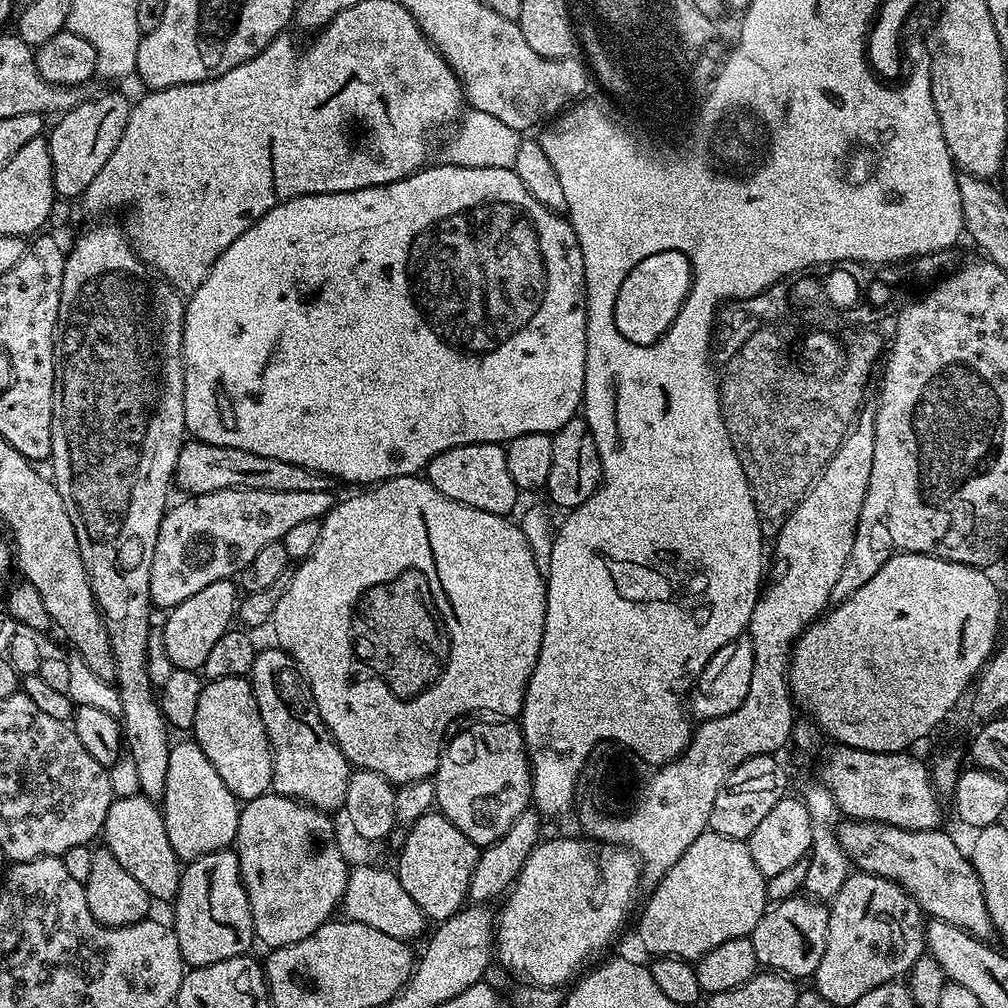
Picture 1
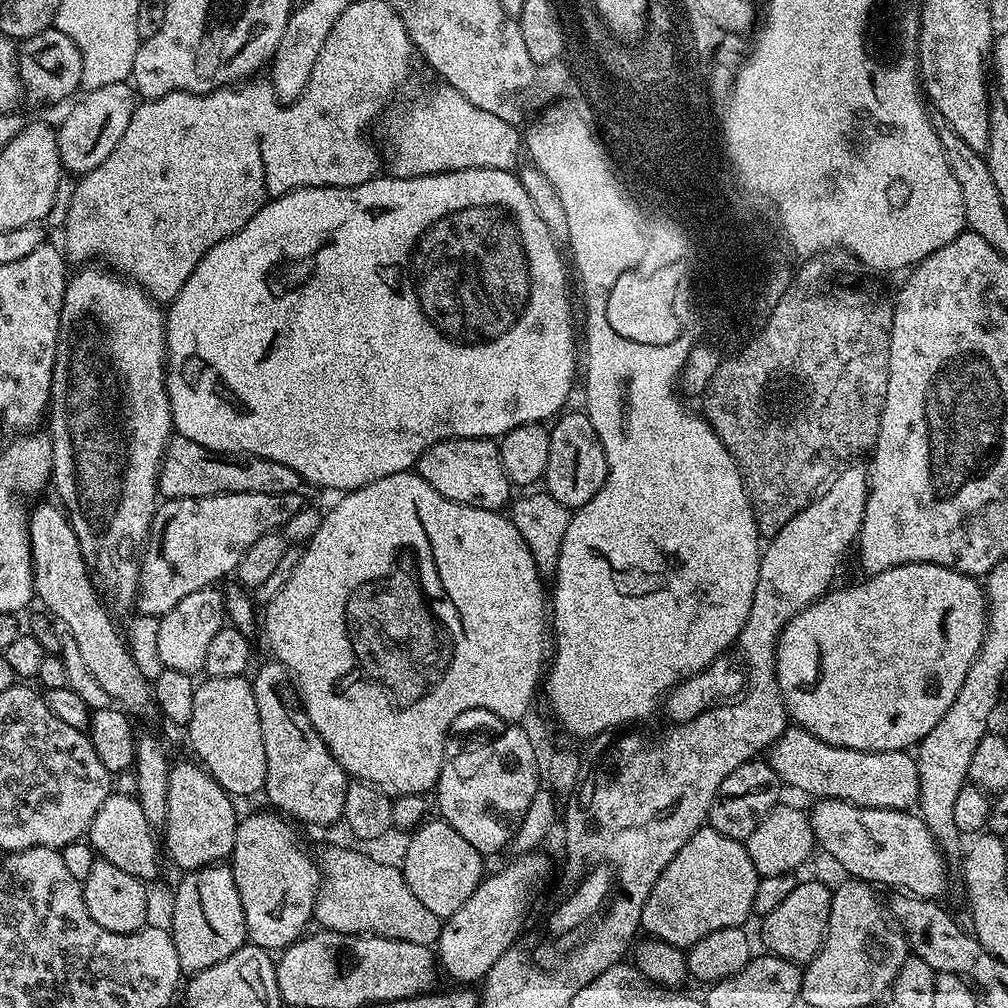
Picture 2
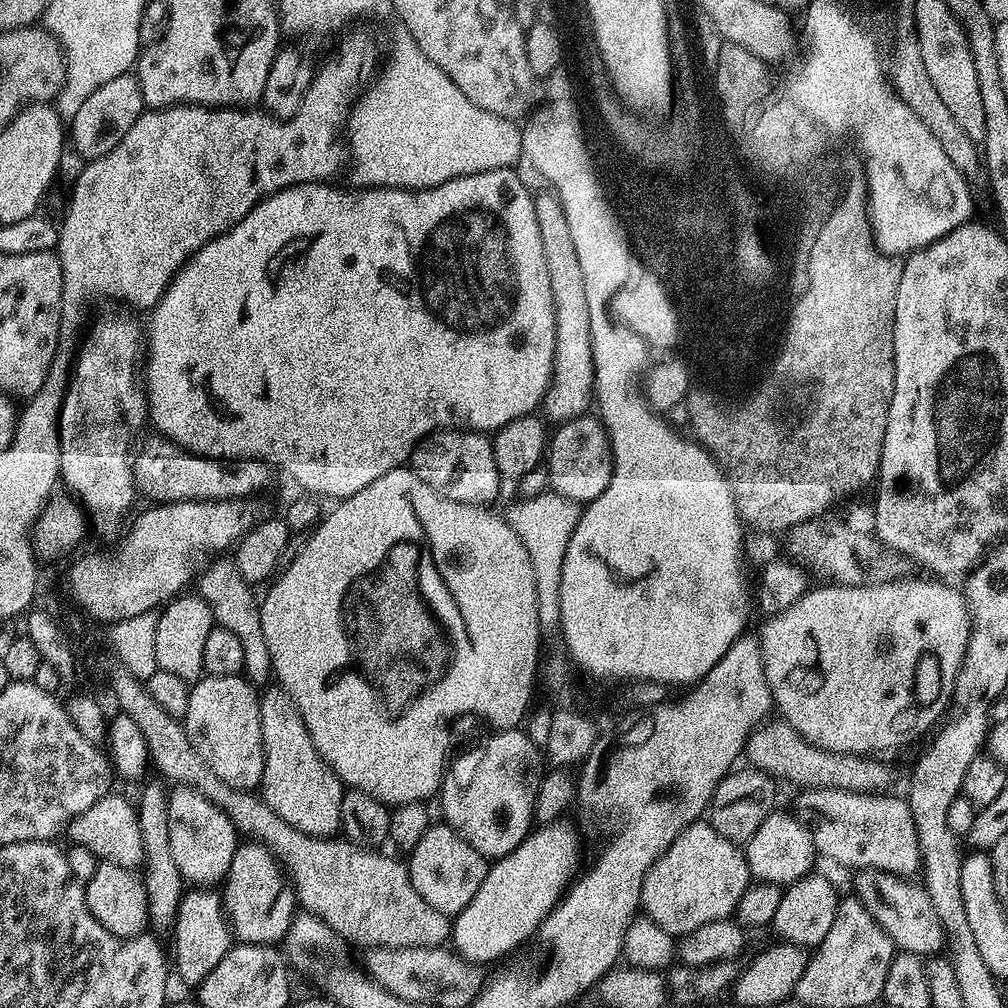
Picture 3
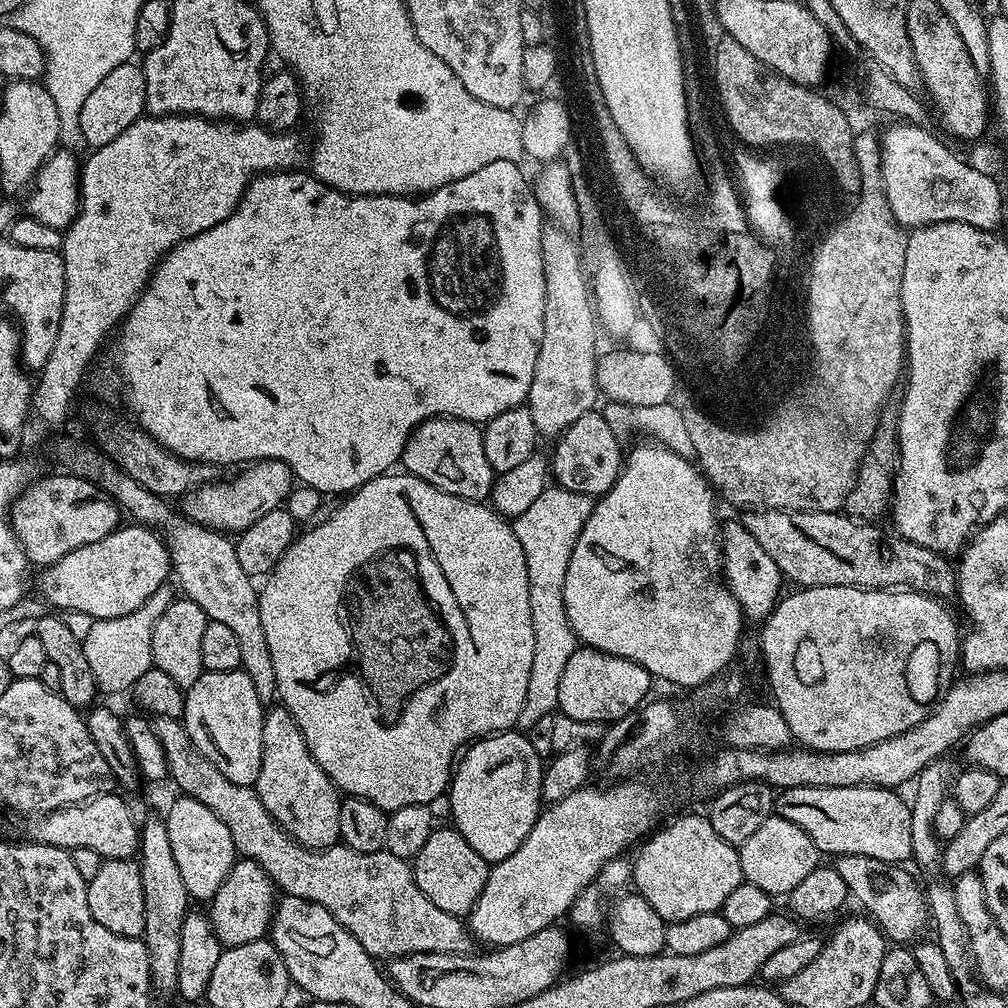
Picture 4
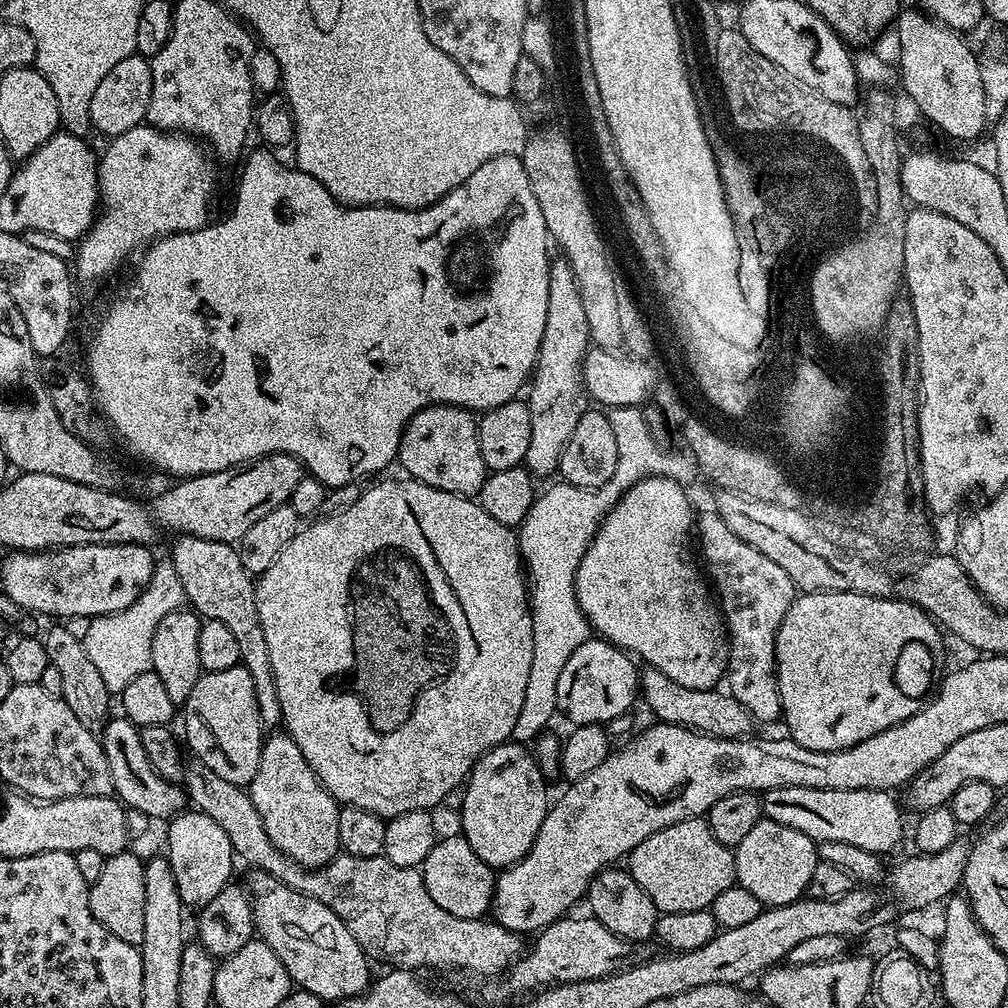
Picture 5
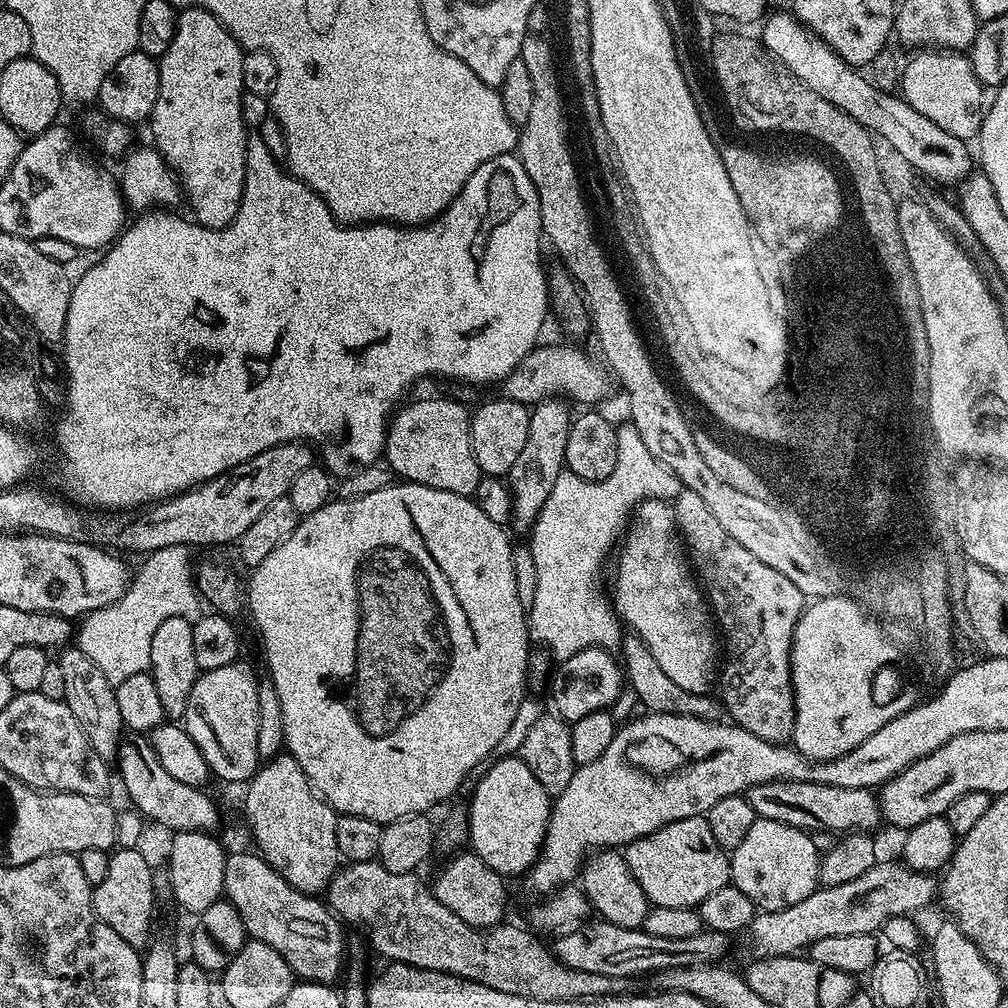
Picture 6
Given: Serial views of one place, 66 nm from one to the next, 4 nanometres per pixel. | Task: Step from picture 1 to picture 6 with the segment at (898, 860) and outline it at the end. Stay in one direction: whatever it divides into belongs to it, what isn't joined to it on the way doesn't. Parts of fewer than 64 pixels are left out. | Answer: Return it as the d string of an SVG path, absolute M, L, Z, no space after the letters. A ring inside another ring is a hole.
M771 780L748 789L746 795L759 819L803 828L809 834L817 832L847 834L857 830L872 830L872 827L876 823L879 825L882 820L877 793L867 788L843 788L822 786L814 782Z

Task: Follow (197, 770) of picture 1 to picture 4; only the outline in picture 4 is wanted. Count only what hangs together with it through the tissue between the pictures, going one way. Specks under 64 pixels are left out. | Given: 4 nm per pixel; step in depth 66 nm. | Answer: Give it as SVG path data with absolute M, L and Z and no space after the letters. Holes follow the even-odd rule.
M183 794L177 797L168 808L168 816L163 817L166 834L170 834L174 862L182 873L182 883L186 885L189 897L193 901L211 902L238 859L234 838L230 838L230 829L222 823L222 818L202 806L202 802Z

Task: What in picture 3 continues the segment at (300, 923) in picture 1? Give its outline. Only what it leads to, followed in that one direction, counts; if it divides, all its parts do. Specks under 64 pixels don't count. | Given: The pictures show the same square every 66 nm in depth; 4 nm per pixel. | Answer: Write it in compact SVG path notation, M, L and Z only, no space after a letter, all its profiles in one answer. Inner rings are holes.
M259 842L237 843L234 862L222 881L222 899L228 926L241 944L279 945L298 911L295 888L272 851Z

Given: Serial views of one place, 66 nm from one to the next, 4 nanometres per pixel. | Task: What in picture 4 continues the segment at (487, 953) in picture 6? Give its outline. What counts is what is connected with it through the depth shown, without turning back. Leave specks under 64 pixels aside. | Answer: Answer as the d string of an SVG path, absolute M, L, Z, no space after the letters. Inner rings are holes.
M157 717L153 721L156 737L166 754L167 768L172 782L183 795L202 802L222 823L230 829L237 853L243 859L258 862L277 889L285 896L306 898L326 906L330 914L362 942L362 946L374 958L395 958L410 954L450 954L468 952L474 943L470 929L461 917L446 914L446 910L434 906L422 890L418 890L409 861L383 852L363 852L347 848L337 842L331 848L307 848L288 836L262 806L255 787L251 784L230 782L194 742L180 720Z

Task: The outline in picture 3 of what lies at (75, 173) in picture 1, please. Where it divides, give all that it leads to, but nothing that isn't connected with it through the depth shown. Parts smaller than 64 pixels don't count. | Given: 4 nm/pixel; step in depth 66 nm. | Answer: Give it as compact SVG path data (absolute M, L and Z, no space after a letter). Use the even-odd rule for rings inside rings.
M125 74L116 78L110 78L106 86L98 86L86 102L82 102L78 114L70 121L70 144L77 154L85 160L97 160L102 154L114 150L118 142L122 142L122 134L134 126L134 122L146 111L146 105L142 98L142 90L135 75Z

